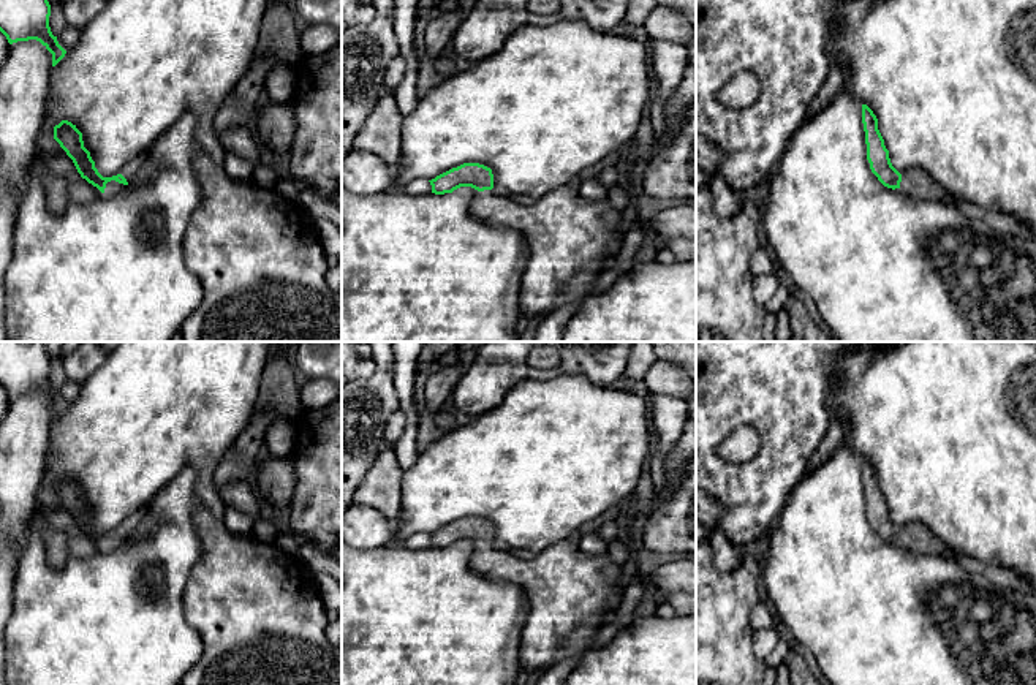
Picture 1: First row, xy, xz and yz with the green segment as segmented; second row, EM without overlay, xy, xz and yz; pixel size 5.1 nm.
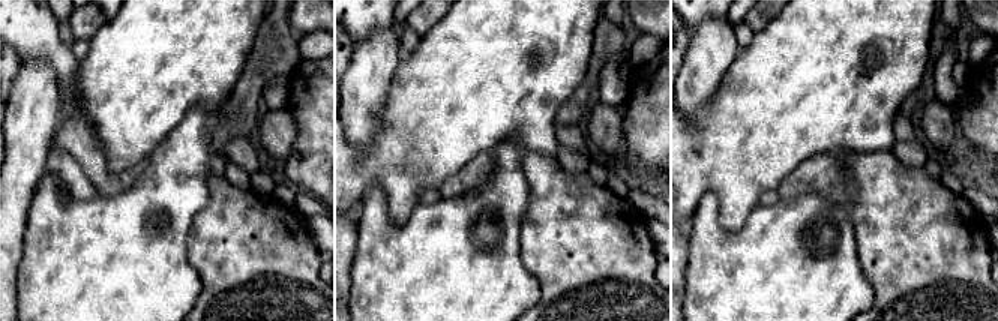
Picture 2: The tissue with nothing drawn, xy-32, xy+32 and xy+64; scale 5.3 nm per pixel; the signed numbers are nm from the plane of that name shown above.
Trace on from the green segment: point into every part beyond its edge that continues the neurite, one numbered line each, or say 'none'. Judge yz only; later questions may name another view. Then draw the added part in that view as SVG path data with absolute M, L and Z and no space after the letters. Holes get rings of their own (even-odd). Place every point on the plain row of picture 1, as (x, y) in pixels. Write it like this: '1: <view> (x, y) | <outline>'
1: yz (916, 537) | M911 522L902 527L900 546L921 555L944 555L946 551L952 551L921 522Z

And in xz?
1: xz (570, 592) | M565 539L535 558L519 558L498 544L476 546L470 566L489 581L520 587L528 601L519 663L524 672L544 672L592 649L607 612L617 612L622 568L609 554L585 554Z

